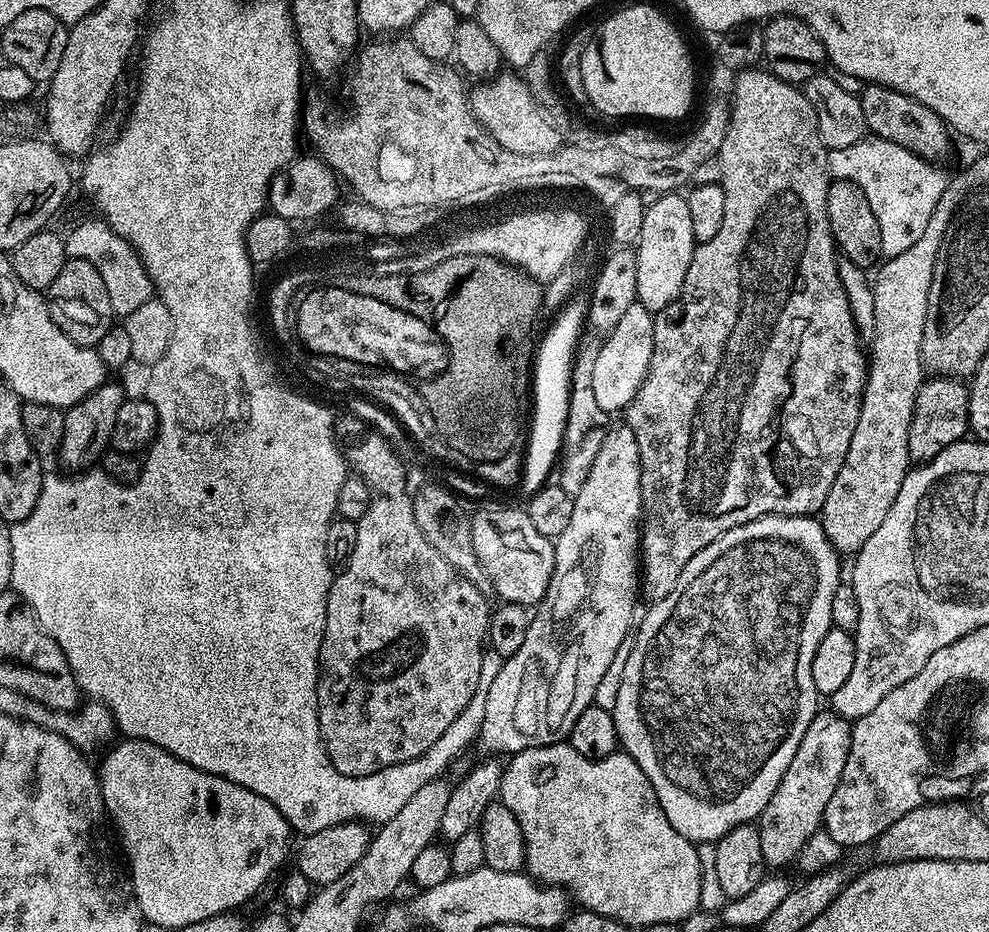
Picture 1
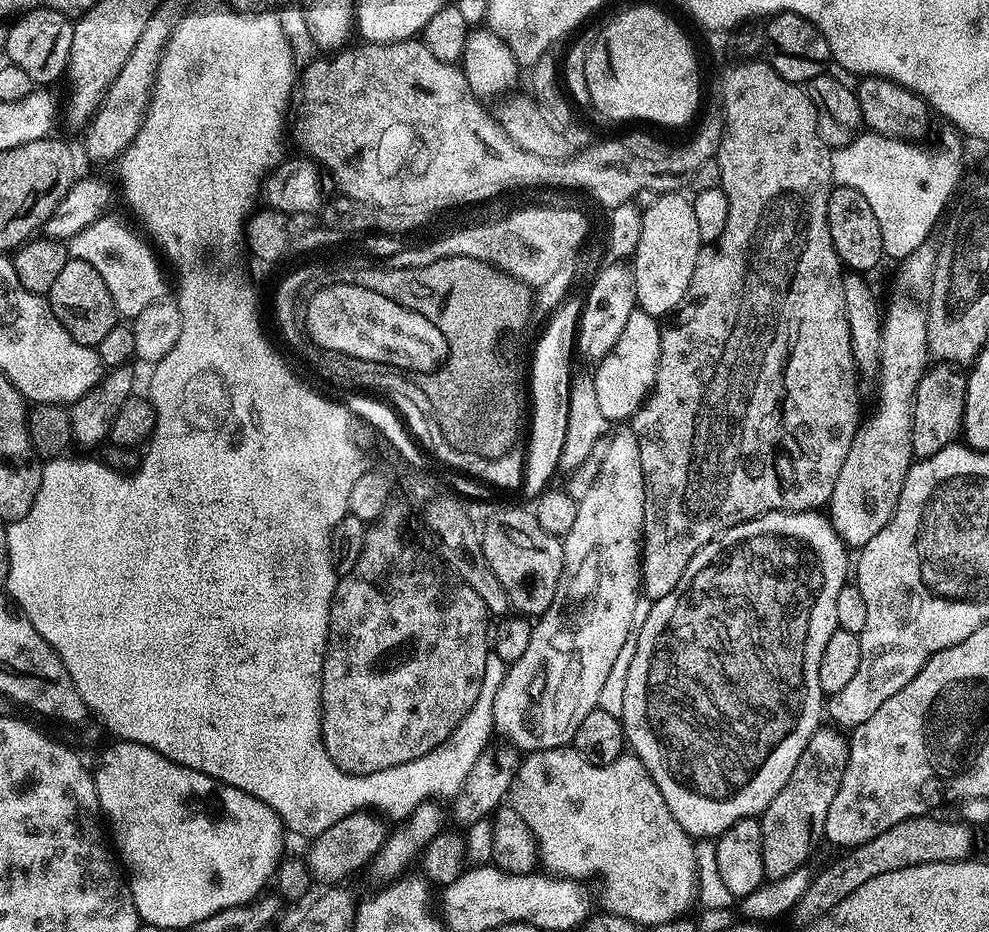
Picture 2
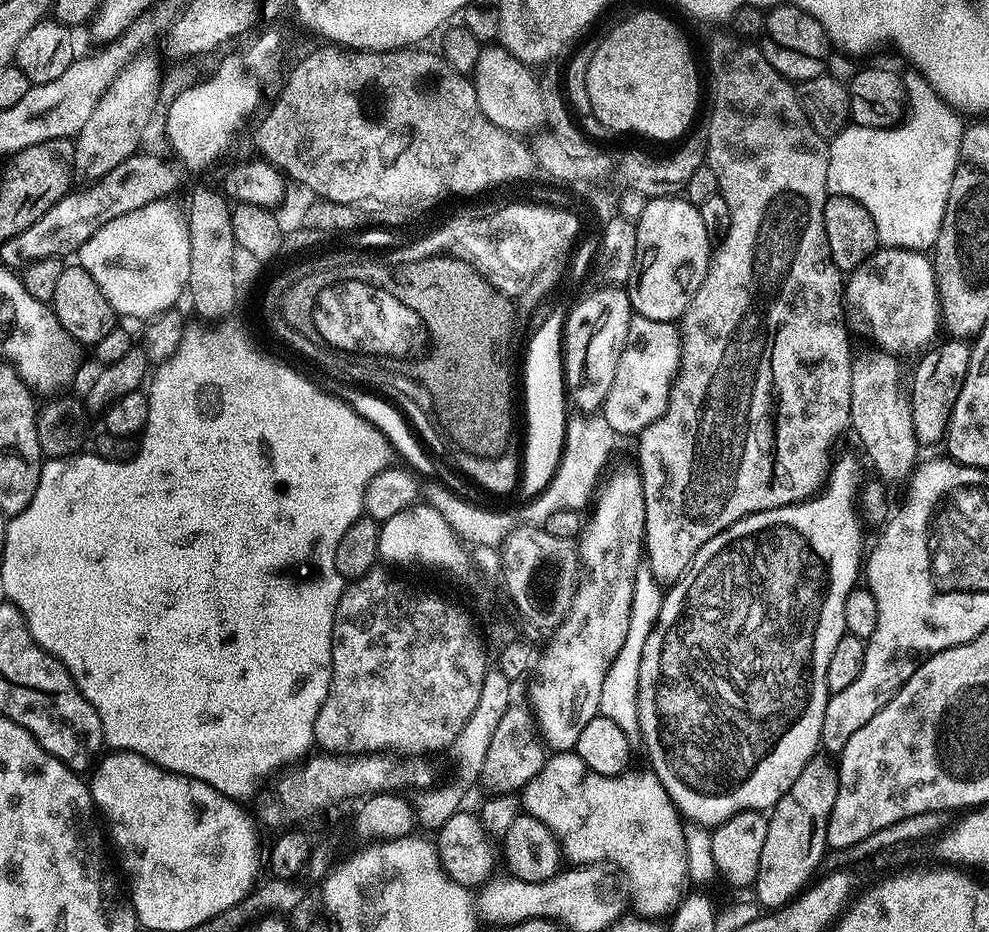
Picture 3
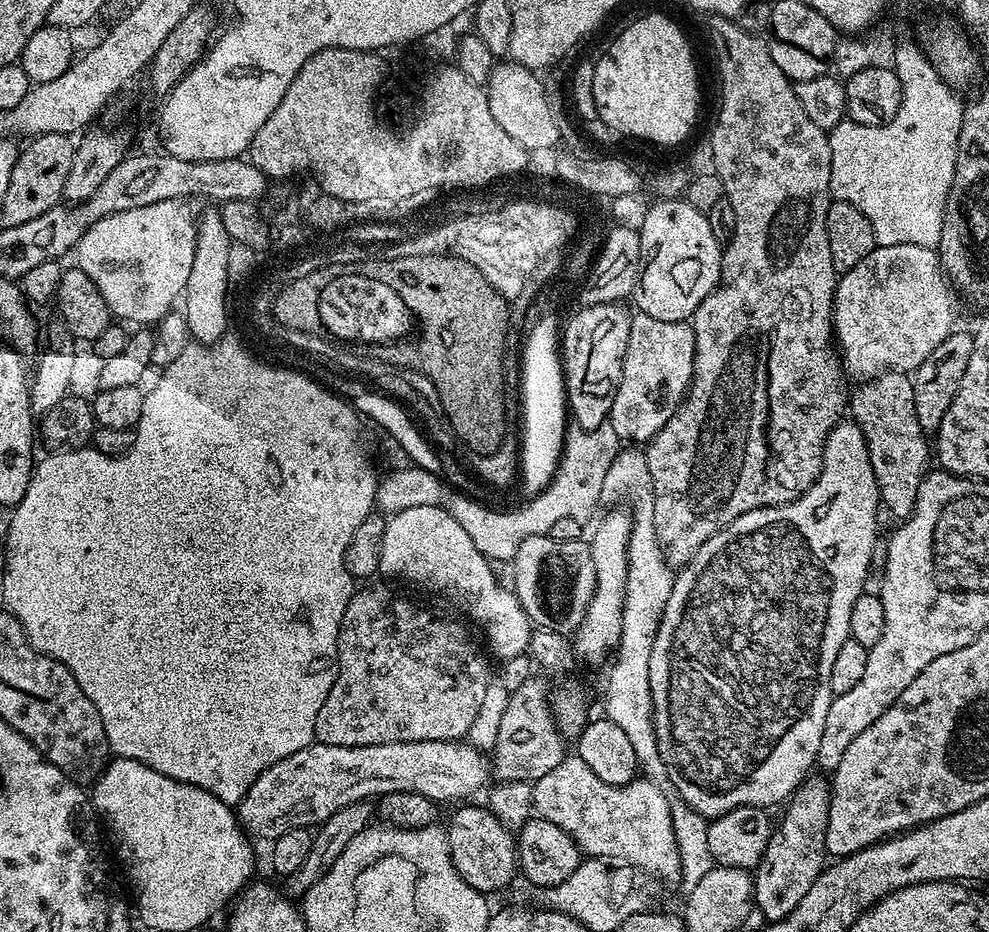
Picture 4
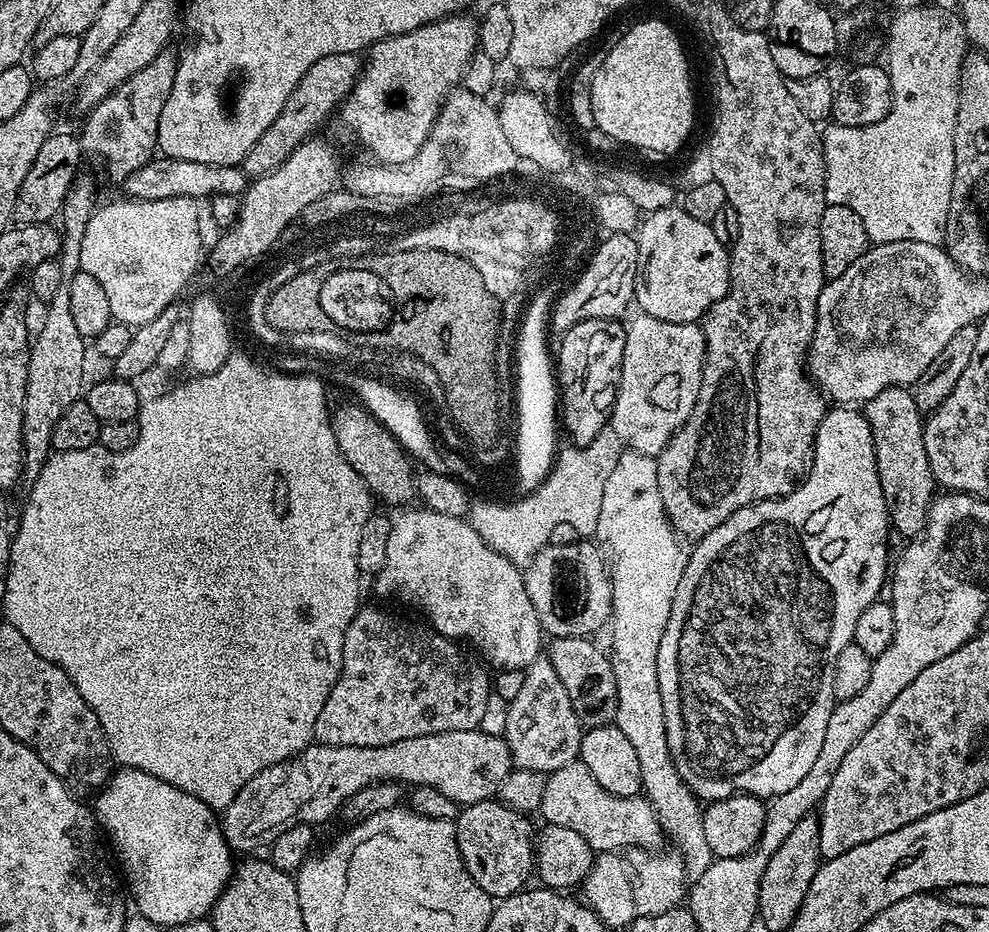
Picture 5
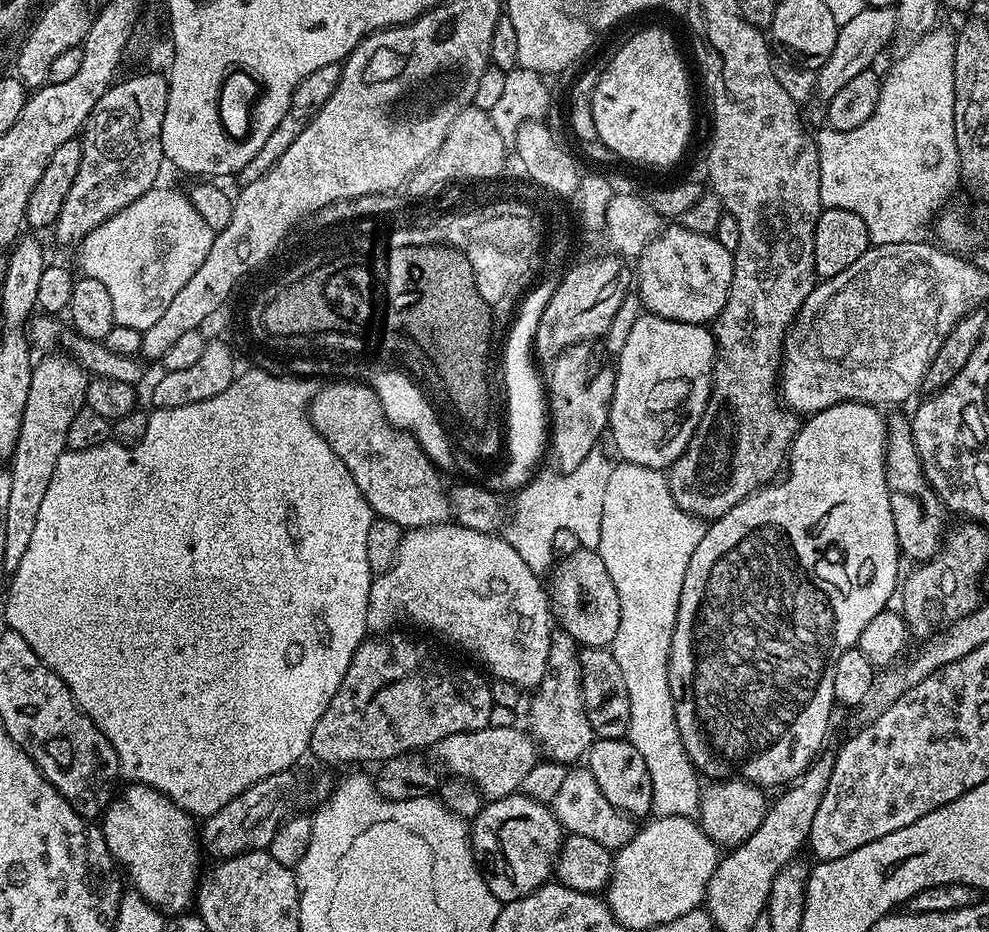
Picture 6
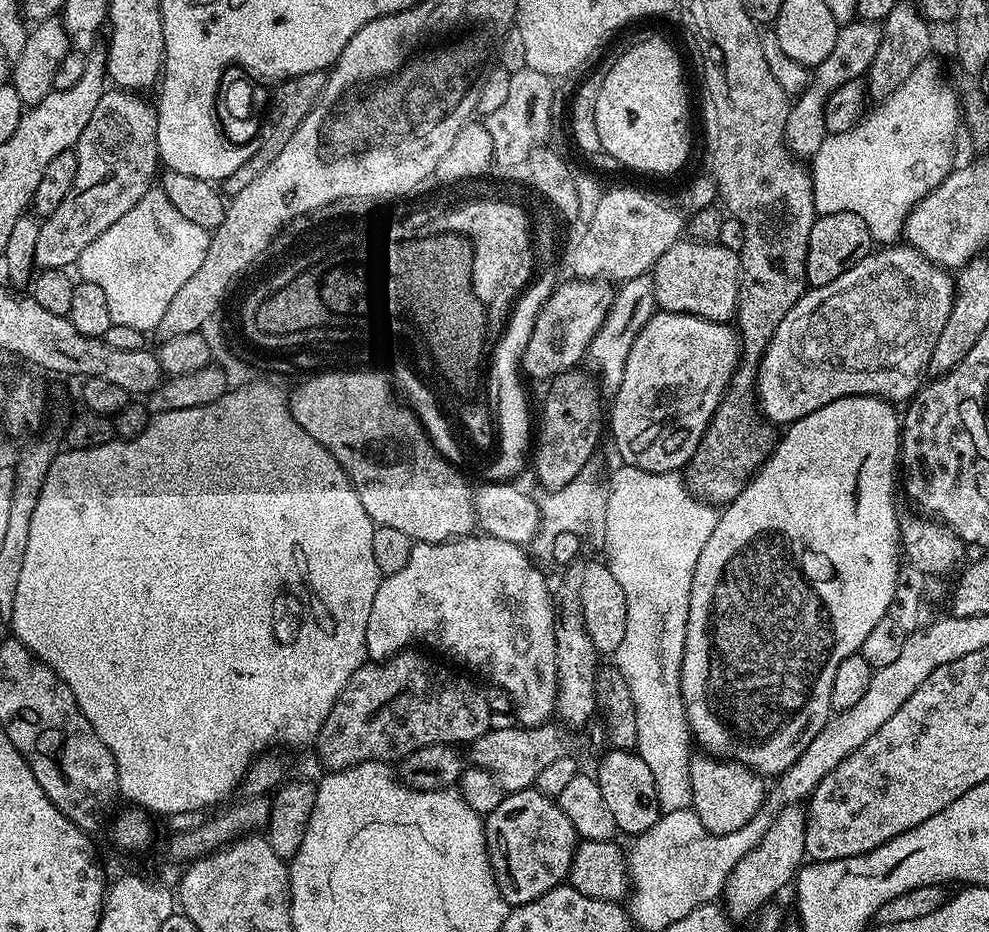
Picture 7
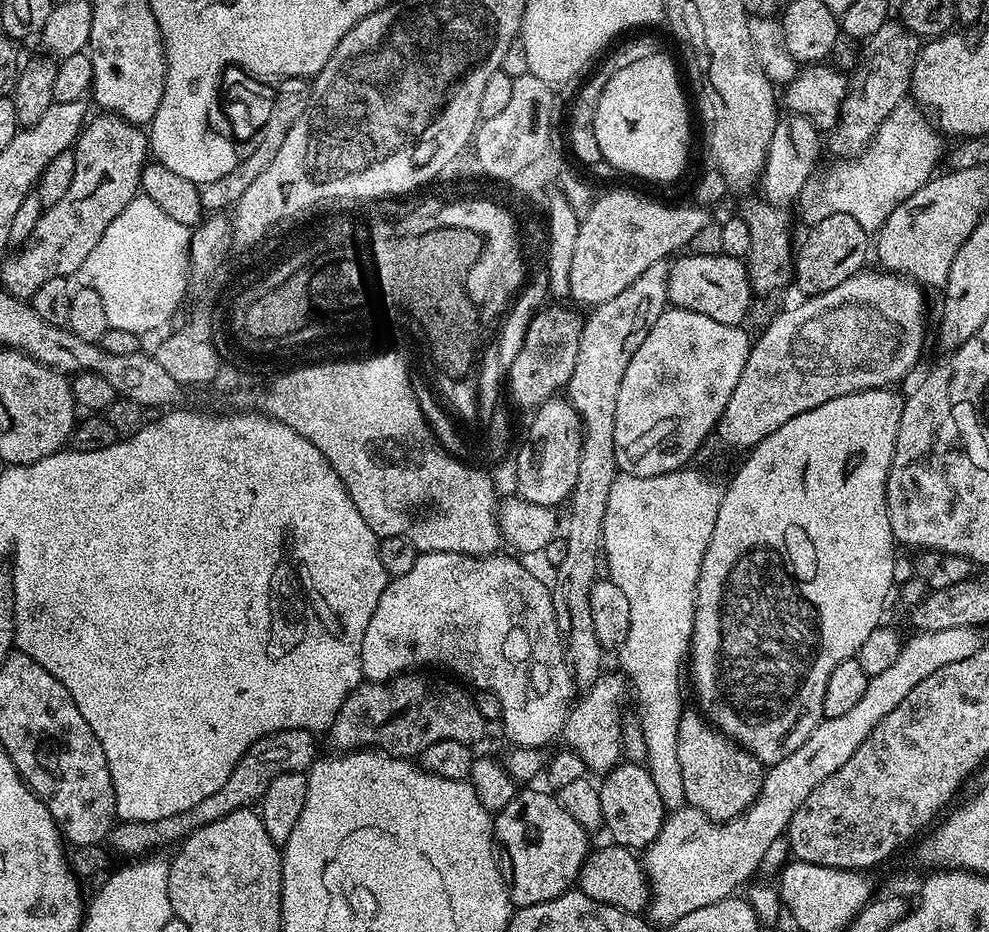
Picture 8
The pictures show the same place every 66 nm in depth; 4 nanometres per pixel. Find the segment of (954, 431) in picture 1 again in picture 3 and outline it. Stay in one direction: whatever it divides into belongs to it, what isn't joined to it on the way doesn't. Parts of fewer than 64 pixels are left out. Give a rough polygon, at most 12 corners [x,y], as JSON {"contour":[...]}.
{"contour":[[929,347],[912,372],[910,403],[920,446],[947,437],[971,347]]}

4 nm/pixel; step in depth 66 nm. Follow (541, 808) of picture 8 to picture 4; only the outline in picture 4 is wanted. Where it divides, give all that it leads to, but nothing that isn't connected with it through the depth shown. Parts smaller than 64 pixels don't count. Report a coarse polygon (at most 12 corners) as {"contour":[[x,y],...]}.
{"contour":[[487,807],[446,824],[454,870],[491,894],[515,878],[515,837]]}

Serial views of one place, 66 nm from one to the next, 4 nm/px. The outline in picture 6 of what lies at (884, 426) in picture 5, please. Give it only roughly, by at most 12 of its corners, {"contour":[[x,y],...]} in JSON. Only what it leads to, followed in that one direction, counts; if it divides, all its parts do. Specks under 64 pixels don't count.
{"contour":[[907,415],[888,419],[886,488],[900,551],[939,552],[946,509]]}

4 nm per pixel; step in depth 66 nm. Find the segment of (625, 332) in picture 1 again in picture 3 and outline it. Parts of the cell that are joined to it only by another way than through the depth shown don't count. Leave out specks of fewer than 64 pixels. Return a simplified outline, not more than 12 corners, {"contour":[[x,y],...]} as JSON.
{"contour":[[633,315],[602,413],[621,437],[666,410],[675,323]]}

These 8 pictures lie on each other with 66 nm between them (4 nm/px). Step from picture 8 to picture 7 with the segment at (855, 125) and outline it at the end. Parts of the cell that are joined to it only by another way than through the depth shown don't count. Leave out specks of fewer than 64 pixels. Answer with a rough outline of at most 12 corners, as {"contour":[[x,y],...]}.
{"contour":[[899,2],[882,22],[866,87],[879,102],[929,59],[929,21]]}

